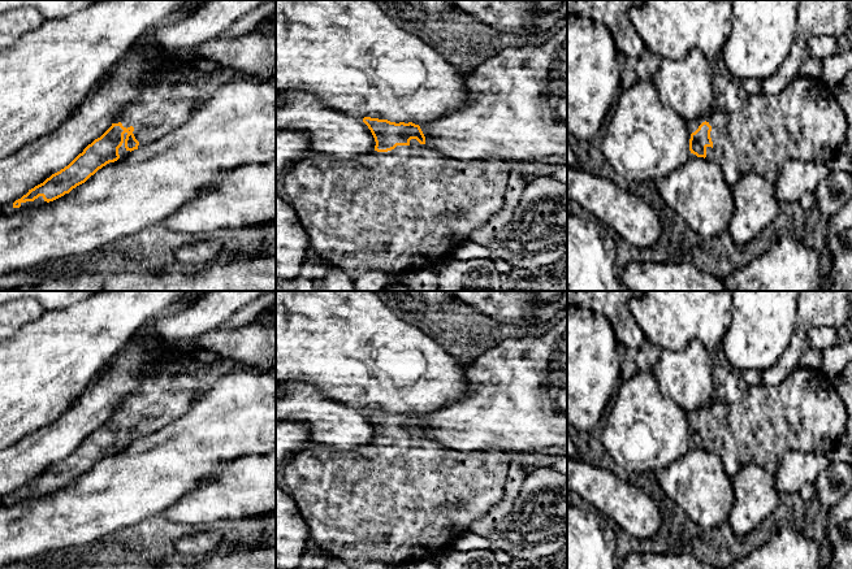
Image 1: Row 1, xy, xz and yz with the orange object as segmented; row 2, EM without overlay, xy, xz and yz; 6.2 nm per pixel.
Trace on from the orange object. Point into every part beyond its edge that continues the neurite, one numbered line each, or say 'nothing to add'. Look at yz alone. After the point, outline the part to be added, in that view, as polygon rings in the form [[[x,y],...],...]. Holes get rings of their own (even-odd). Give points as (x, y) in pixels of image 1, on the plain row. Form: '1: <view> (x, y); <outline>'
1: yz (756, 425); [[[714,365],[714,391],[710,403],[687,413],[688,429],[702,413],[712,417],[712,438],[706,451],[722,460],[728,478],[745,465],[758,465],[775,474],[787,451],[830,451],[840,442],[847,427],[847,408],[831,381],[821,372],[797,366],[777,386],[749,386],[734,366]]]

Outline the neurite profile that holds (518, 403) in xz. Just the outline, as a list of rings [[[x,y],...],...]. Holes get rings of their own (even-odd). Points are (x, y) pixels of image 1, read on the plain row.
[[[567,317],[549,323],[542,334],[507,338],[466,365],[472,392],[445,408],[420,416],[425,435],[455,451],[533,452],[567,447]]]

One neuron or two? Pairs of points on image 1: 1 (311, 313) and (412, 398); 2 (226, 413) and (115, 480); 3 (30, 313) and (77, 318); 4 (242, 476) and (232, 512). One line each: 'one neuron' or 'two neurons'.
1: one neuron
2: one neuron
3: two neurons
4: one neuron

